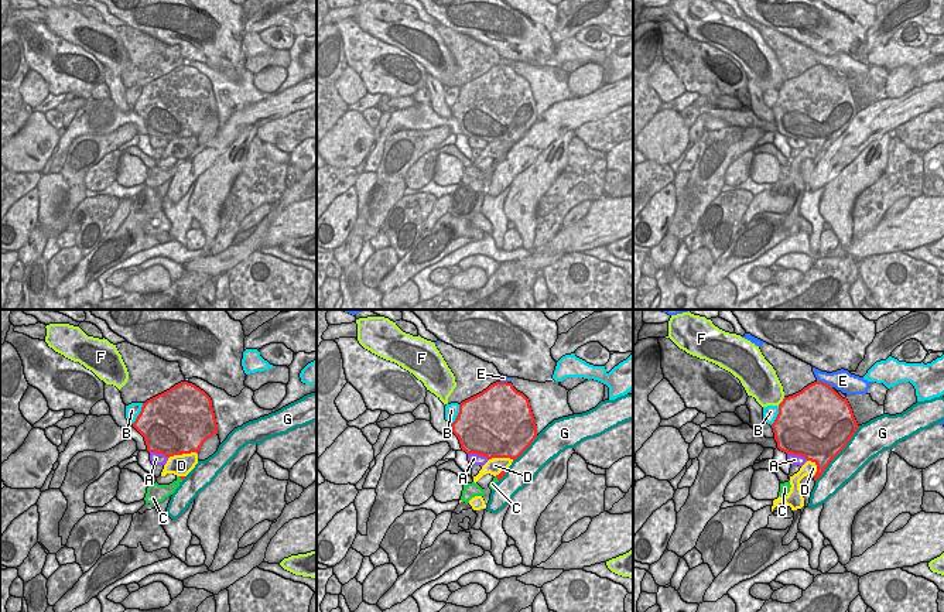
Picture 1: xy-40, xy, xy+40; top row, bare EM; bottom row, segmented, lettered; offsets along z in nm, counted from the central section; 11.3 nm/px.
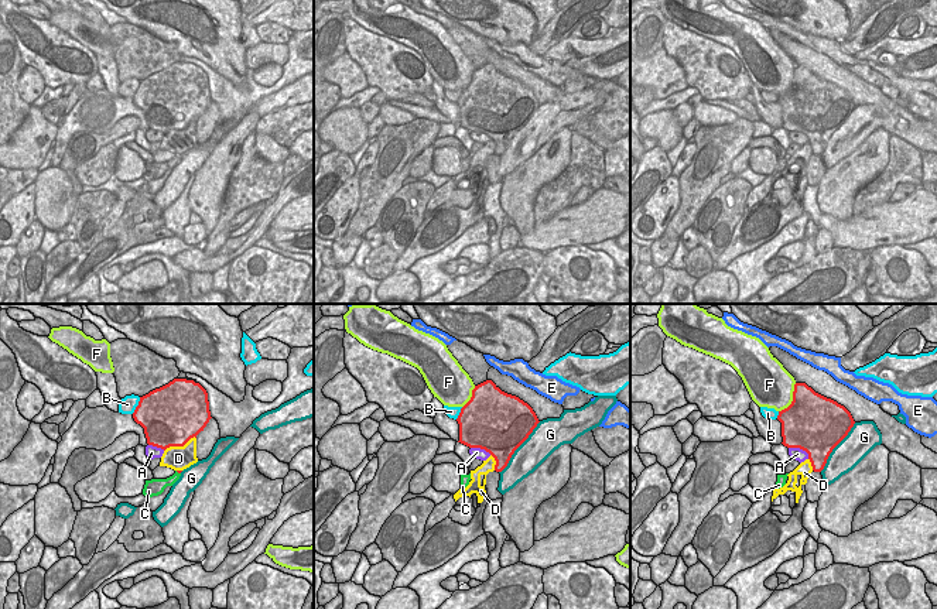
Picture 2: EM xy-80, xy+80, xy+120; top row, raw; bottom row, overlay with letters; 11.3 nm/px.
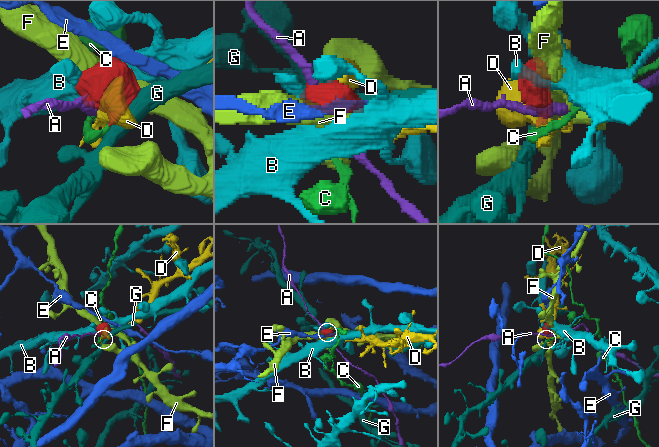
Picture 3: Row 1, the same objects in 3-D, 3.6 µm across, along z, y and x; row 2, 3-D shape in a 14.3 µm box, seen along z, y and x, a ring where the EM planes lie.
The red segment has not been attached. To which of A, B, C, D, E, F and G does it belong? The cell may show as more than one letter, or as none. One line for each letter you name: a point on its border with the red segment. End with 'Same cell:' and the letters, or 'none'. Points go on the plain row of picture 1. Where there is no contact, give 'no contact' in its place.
C: contact xy (498, 163)
Same cell: C

